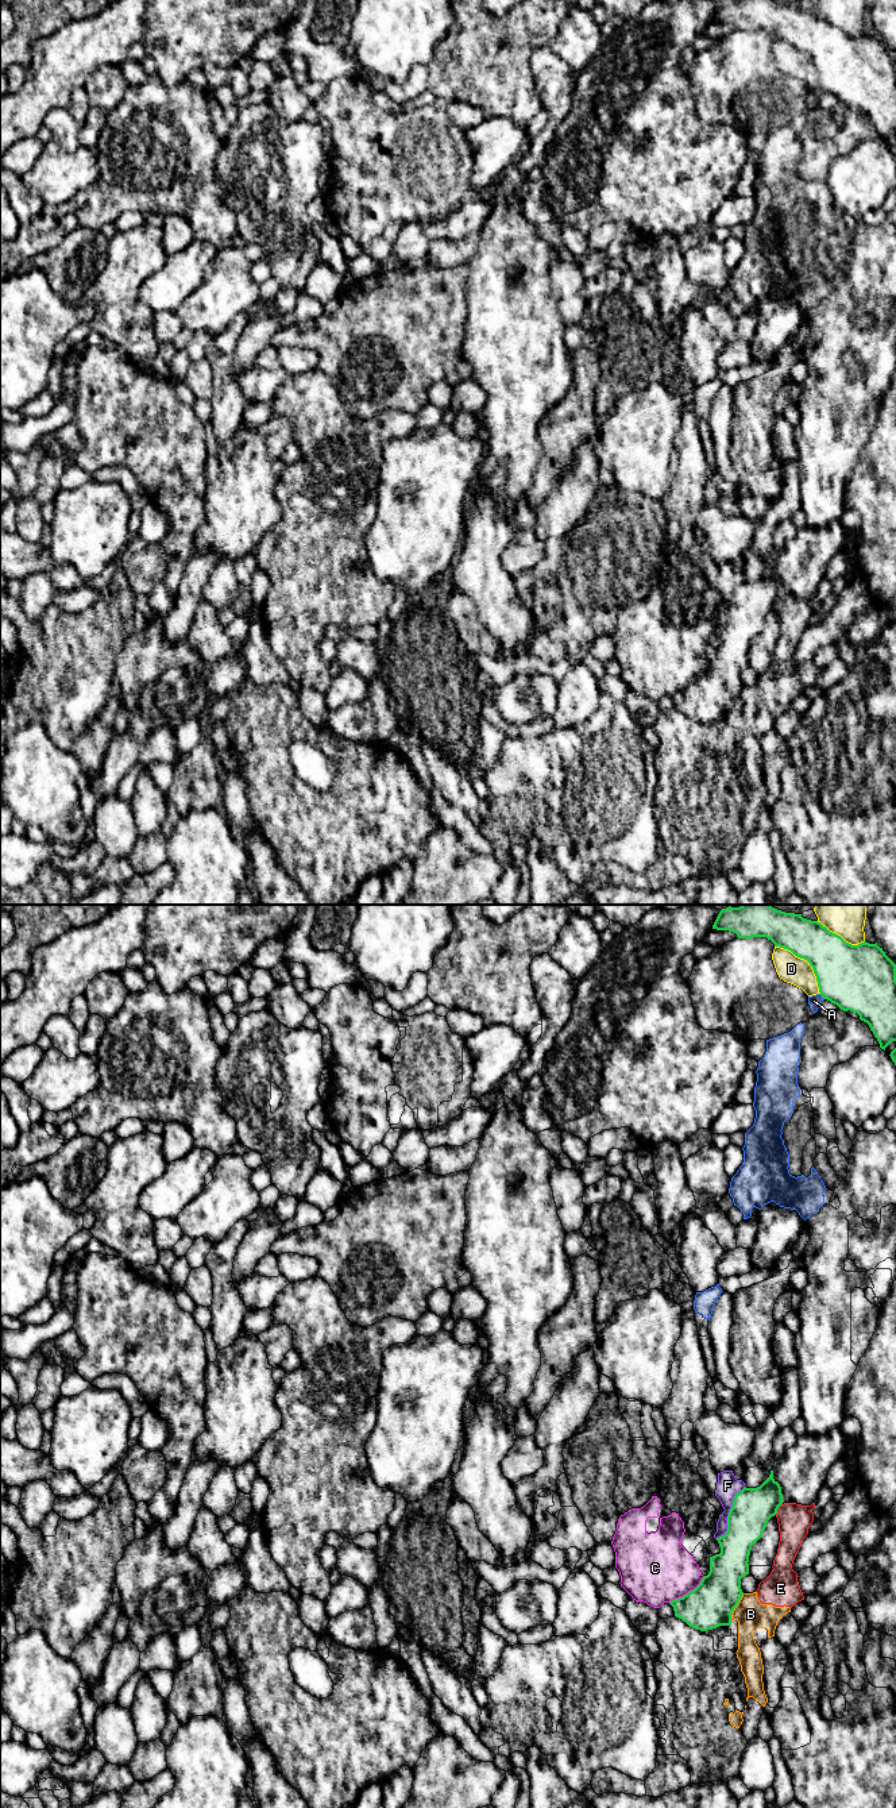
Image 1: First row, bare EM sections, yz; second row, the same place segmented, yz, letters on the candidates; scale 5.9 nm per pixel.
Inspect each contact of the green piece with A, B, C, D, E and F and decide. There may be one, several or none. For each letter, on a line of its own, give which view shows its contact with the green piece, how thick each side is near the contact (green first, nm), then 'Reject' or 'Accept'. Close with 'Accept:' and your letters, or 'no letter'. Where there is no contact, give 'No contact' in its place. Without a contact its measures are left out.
A: Touches green in yz. Thickness 400 nm (green) against 70 nm. Reject
B: Touches green in yz. Thickness 280 nm (green) against 180 nm. Reject
C: Touches green in yz. Thickness 280 nm (green) against 420 nm. Reject
D: Touches green in yz. Thickness 360 nm (green) against 160 nm. Reject
E: Touches green in yz. Thickness 240 nm (green) against 190 nm. Reject
F: Touches green in yz. Thickness 240 nm (green) against 140 nm. Reject
Accept: no letter

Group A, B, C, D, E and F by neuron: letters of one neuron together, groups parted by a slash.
A / B E / C / D / F

